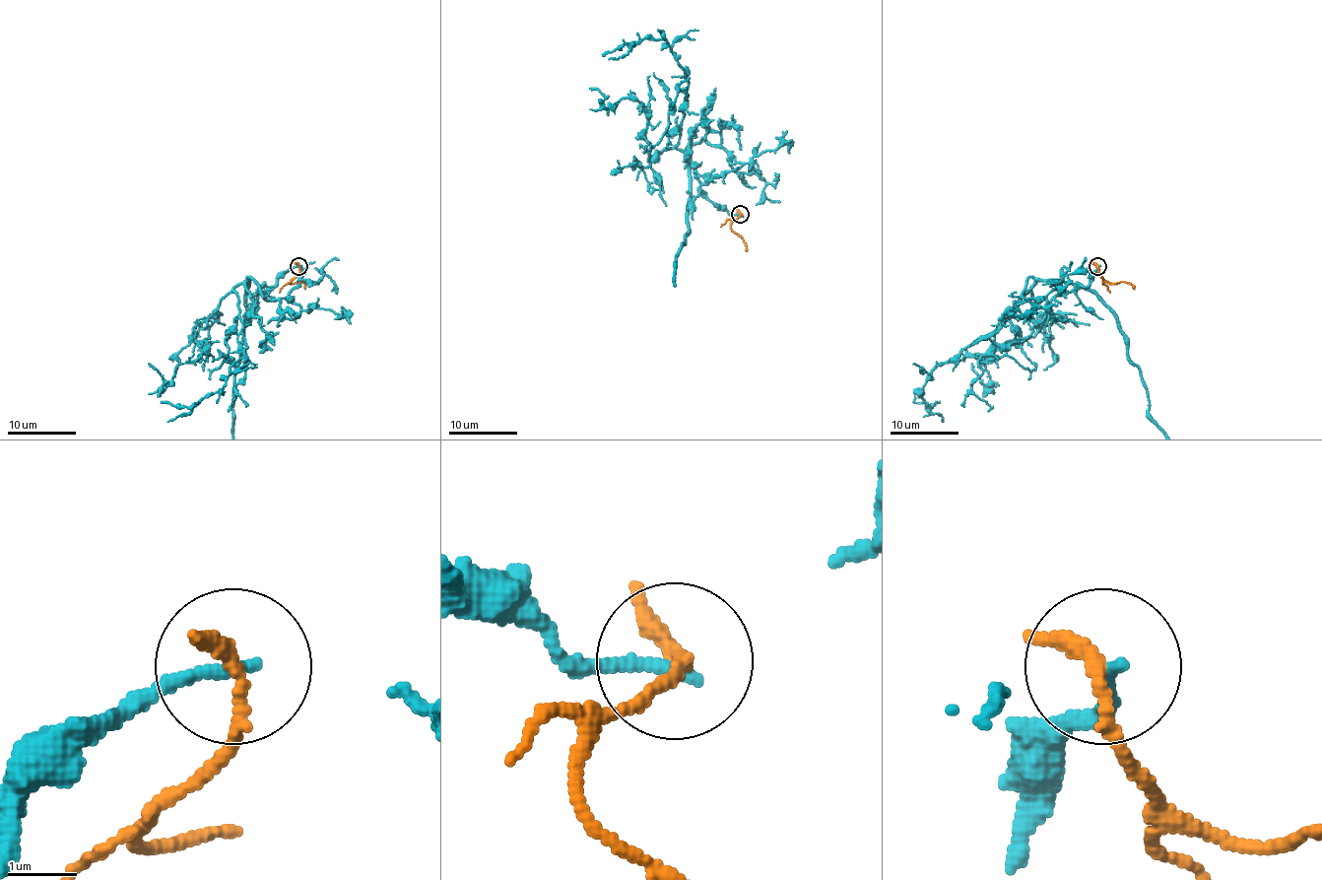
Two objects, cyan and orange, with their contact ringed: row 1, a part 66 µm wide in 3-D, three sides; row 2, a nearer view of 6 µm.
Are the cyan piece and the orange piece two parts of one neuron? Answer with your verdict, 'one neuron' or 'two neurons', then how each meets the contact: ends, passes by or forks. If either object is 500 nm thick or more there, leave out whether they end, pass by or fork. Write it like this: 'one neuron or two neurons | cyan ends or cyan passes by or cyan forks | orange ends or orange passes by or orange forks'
two neurons | cyan ends | orange passes by

